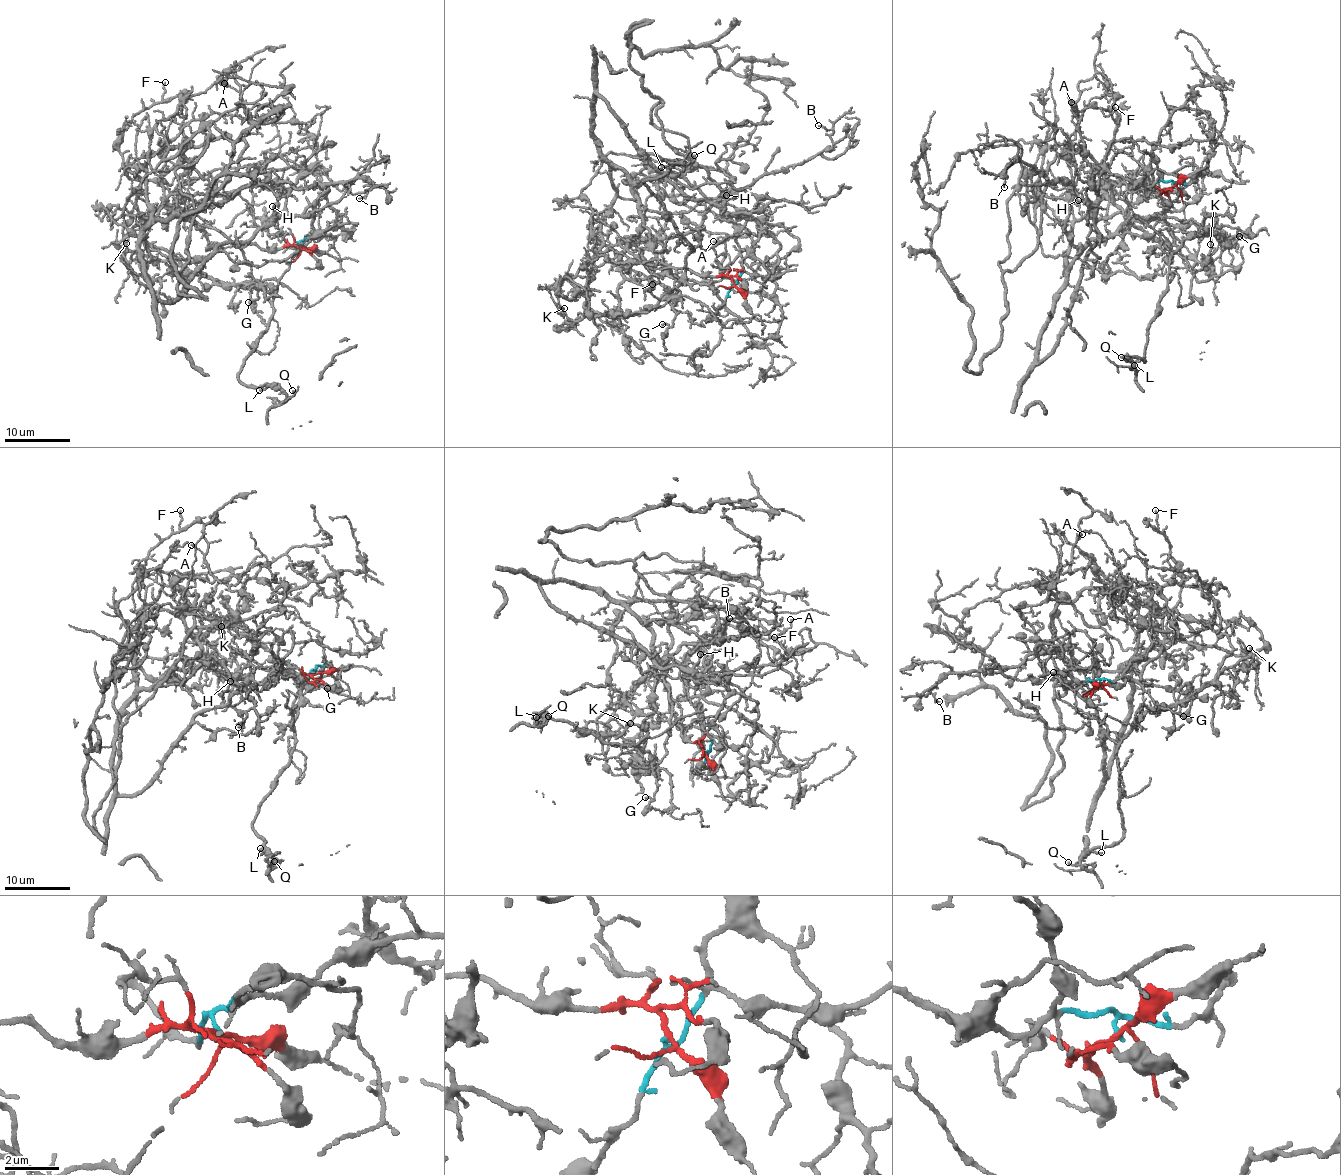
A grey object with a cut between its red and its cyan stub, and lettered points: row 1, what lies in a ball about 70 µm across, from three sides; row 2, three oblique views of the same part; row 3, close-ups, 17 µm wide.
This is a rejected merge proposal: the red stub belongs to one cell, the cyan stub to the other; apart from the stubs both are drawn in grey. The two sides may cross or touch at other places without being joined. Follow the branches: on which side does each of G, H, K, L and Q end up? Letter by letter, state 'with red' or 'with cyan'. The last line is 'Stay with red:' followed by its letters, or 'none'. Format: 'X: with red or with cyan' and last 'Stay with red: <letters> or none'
G: with red
H: with cyan
K: with red
L: with red
Q: with red
Stay with red: G, K, L, Q

